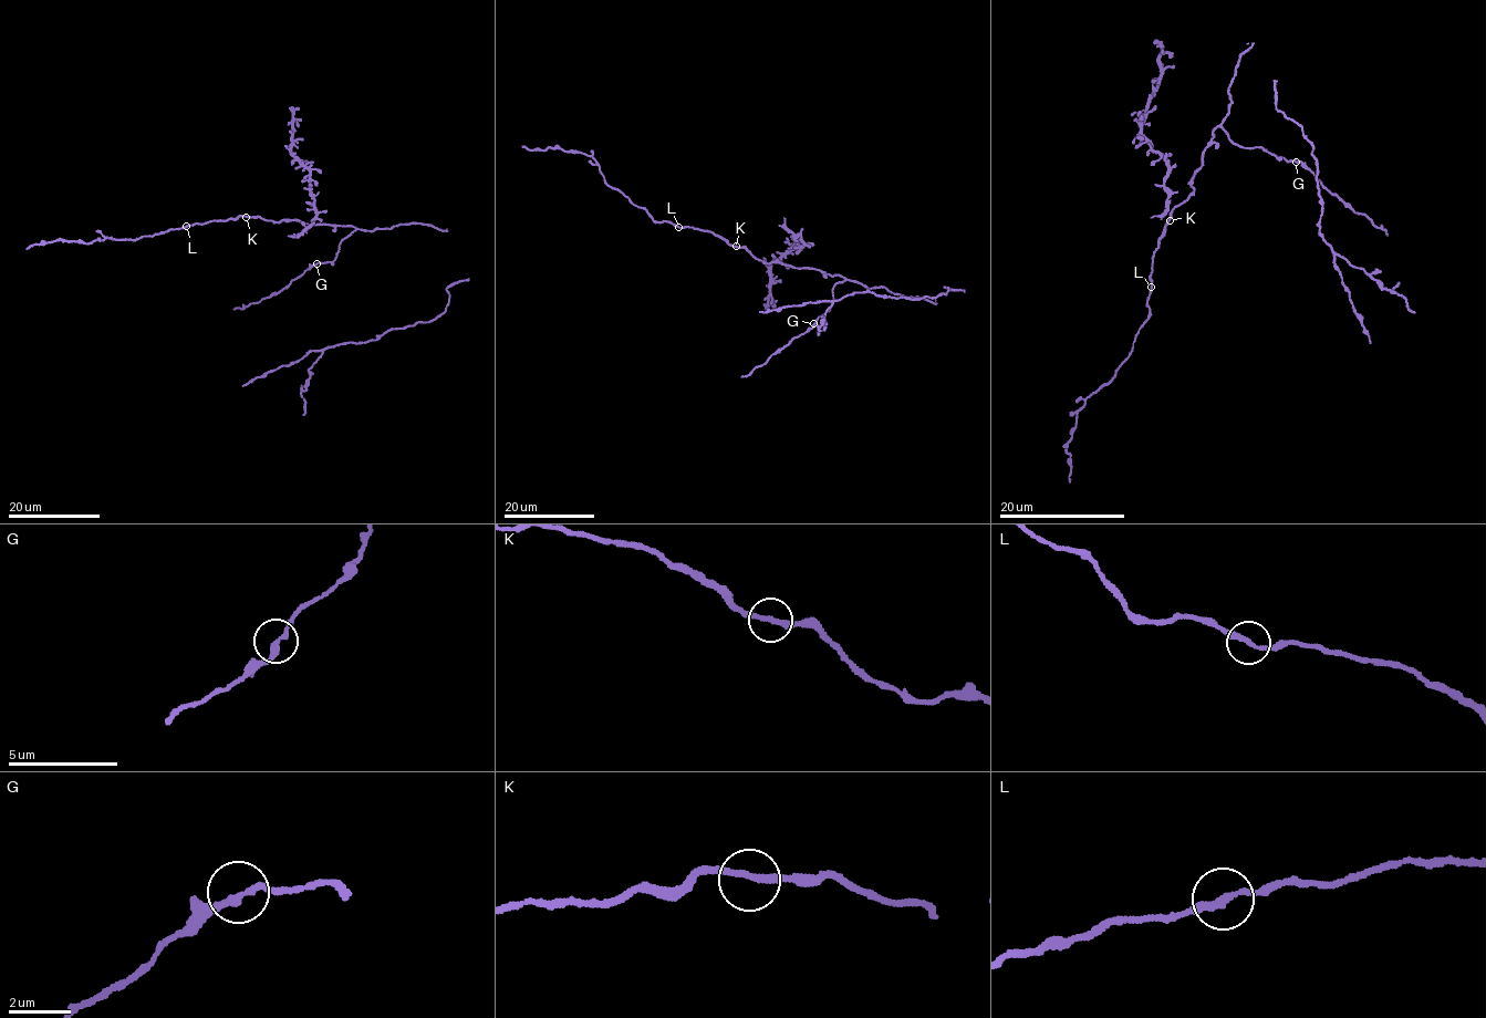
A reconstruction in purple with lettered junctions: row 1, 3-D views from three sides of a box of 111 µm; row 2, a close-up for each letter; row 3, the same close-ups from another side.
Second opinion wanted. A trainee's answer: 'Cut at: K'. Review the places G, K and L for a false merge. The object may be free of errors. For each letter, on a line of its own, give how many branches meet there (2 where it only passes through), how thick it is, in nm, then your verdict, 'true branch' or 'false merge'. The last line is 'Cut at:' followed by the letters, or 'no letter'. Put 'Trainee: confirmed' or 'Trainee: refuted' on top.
Trainee: refuted
G: 2 branches meet; 220 nm thick; true branch
K: 2 branches meet; 220 nm thick; true branch
L: 2 branches meet; 220 nm thick; true branch
Cut at: no letter

